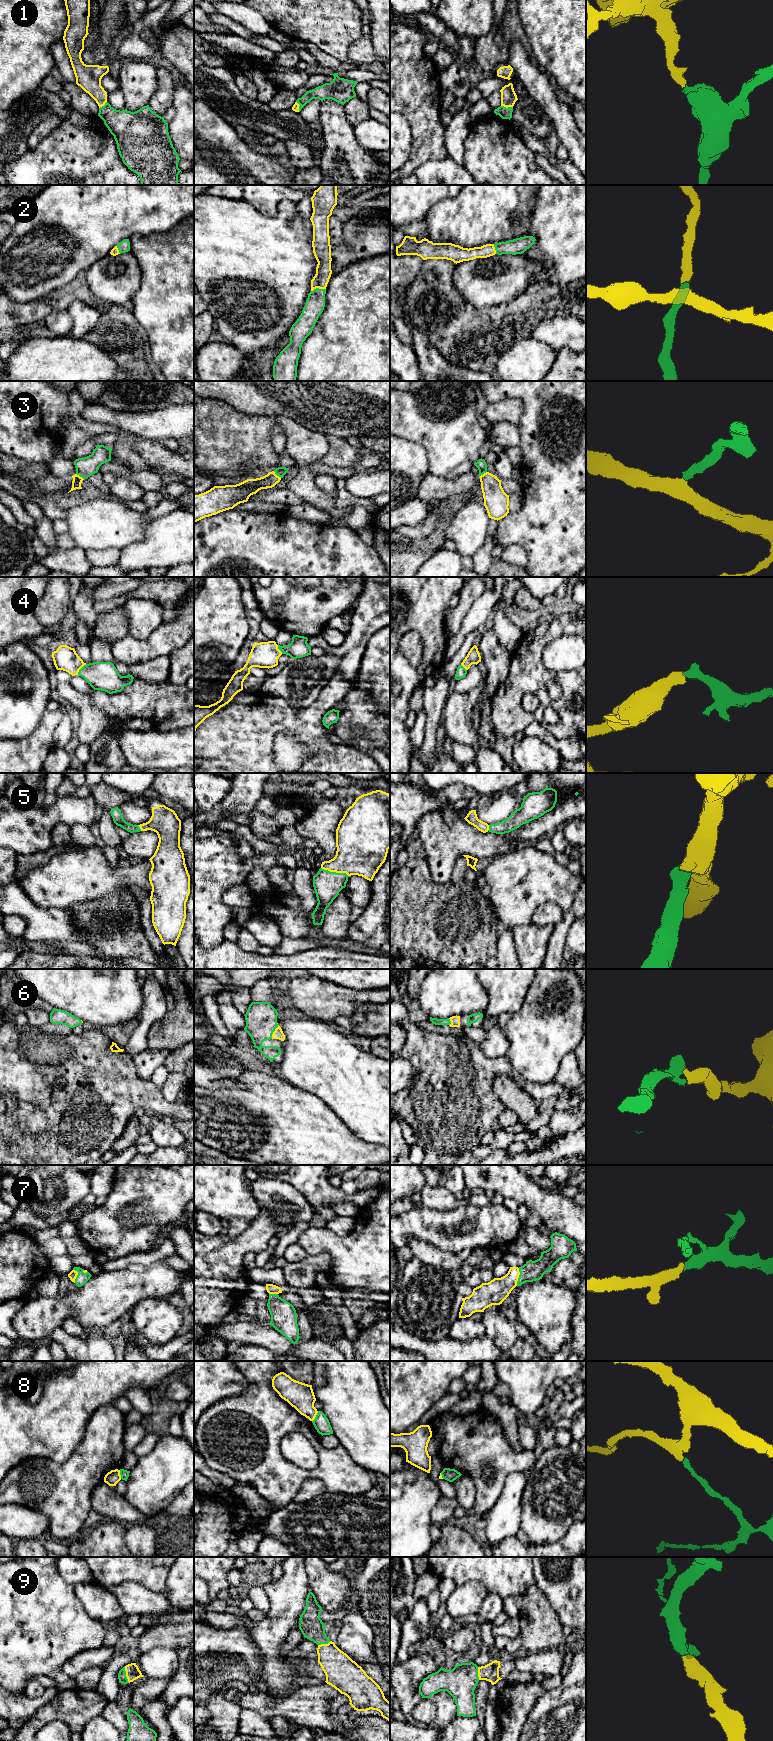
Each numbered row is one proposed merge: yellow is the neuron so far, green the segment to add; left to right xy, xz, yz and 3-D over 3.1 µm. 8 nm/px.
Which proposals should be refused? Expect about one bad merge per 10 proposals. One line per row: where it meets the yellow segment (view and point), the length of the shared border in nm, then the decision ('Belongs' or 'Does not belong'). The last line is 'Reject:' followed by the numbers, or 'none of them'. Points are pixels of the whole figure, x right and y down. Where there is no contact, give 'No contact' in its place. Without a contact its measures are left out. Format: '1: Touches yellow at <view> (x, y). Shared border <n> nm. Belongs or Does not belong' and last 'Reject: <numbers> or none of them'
1: Touches yellow at yz (507, 107). Shared border 100 nm. Belongs
2: Touches yellow at xz (318, 287). Shared border 120 nm. Belongs
3: Touches yellow at xz (276, 475). Shared border 90 nm. Belongs
4: Touches yellow at xy (80, 668). Shared border 120 nm. Belongs
5: Touches yellow at xz (335, 871). Shared border 240 nm. Belongs
6: Touches yellow at xz (274, 1031). Shared border 140 nm. Belongs
7: Touches yellow at yz (518, 1277). Shared border 150 nm. Belongs
8: Touches yellow at xz (315, 1416). Shared border 100 nm. Does not belong
9: Touches yellow at xy (126, 1674). Shared border 140 nm. Belongs
Reject: 8

